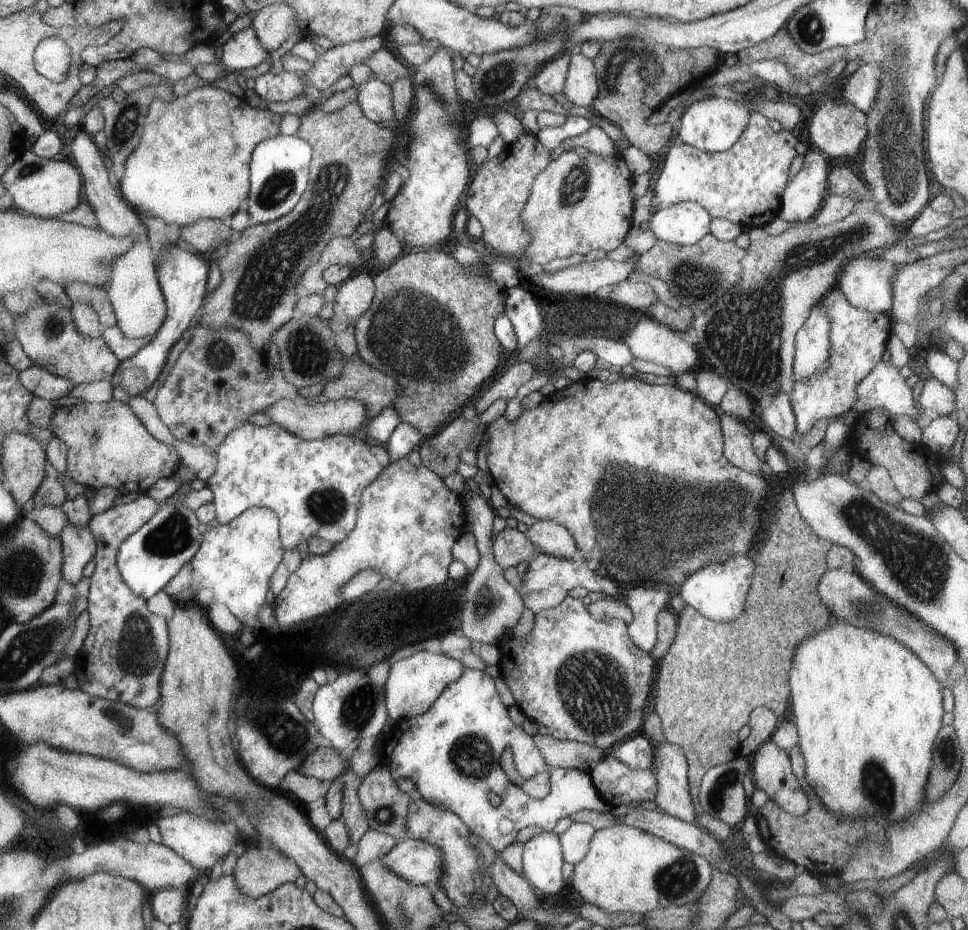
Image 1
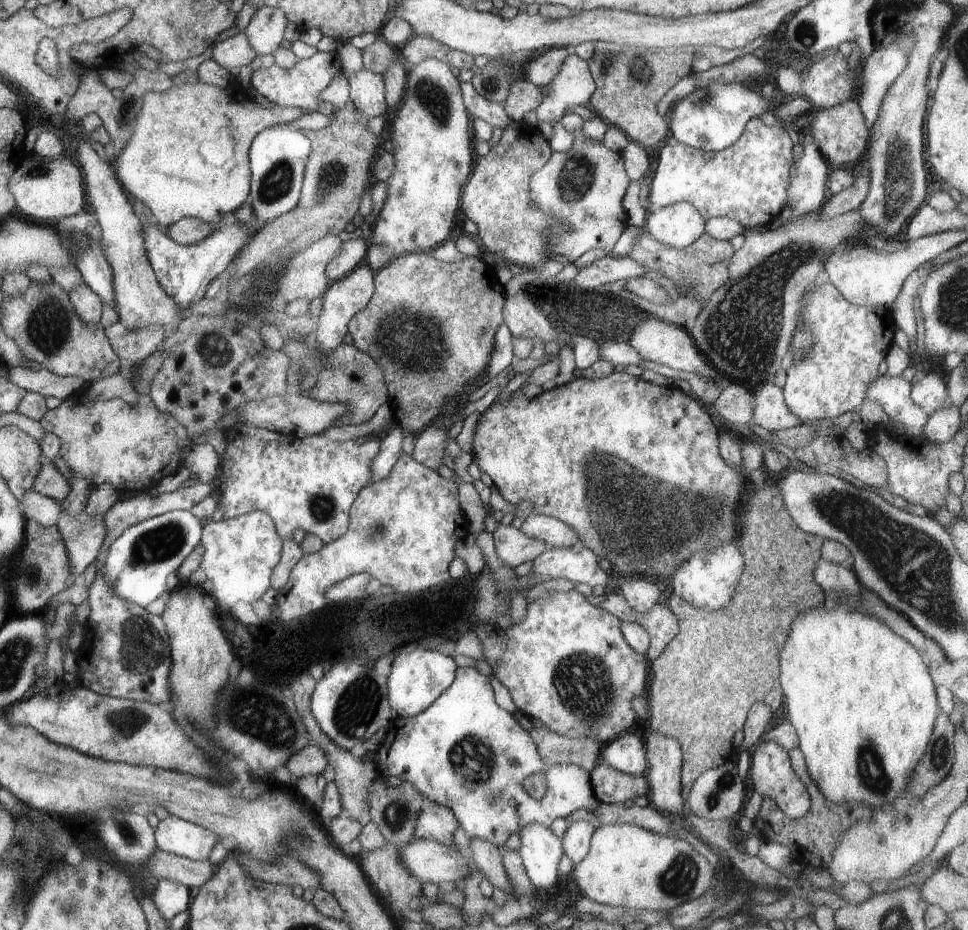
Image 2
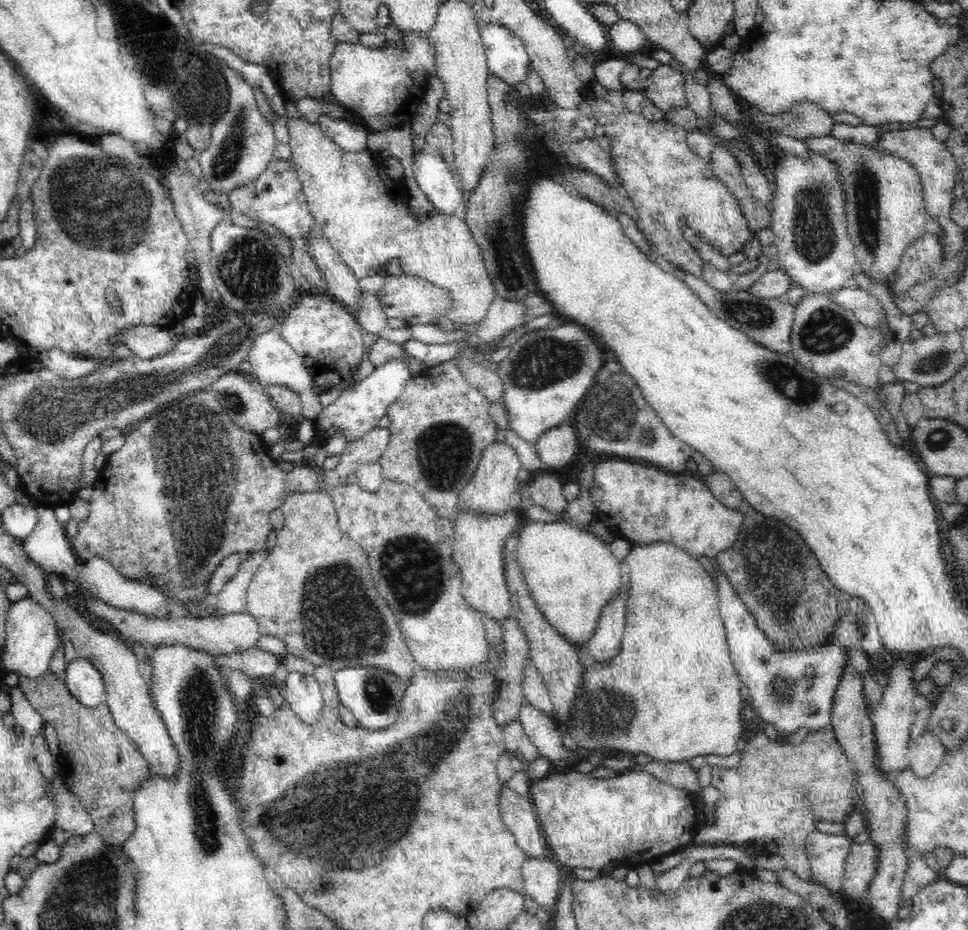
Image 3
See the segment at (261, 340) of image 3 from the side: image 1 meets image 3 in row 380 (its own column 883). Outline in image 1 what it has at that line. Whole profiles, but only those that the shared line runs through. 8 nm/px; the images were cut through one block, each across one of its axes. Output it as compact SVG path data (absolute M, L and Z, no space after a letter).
M859 256L843 266L835 286L853 308L885 314L891 310L891 282L899 268L903 266L895 266L883 258L871 260Z

